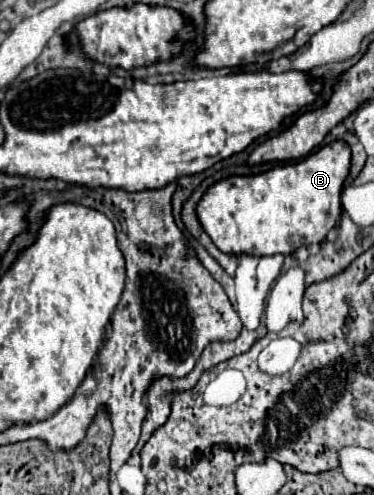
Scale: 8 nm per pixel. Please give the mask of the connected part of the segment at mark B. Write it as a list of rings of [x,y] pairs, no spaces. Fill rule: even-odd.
[[[334,140],[320,150],[312,152],[304,160],[280,164],[260,174],[250,176],[228,176],[214,182],[196,206],[198,220],[212,242],[226,254],[252,254],[252,256],[274,256],[292,254],[300,246],[318,246],[326,234],[336,226],[342,206],[340,192],[350,172],[350,146],[344,140]]]

